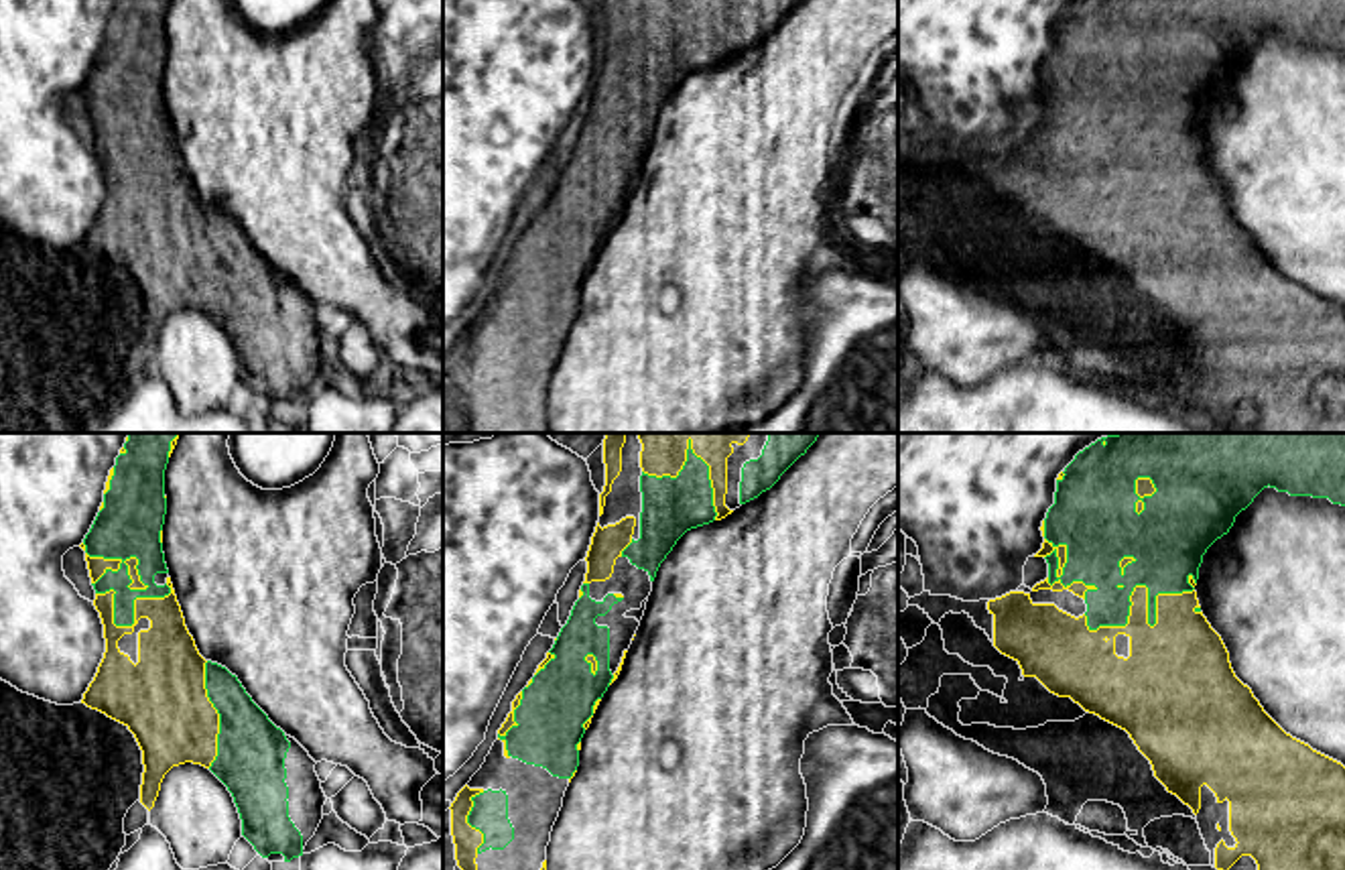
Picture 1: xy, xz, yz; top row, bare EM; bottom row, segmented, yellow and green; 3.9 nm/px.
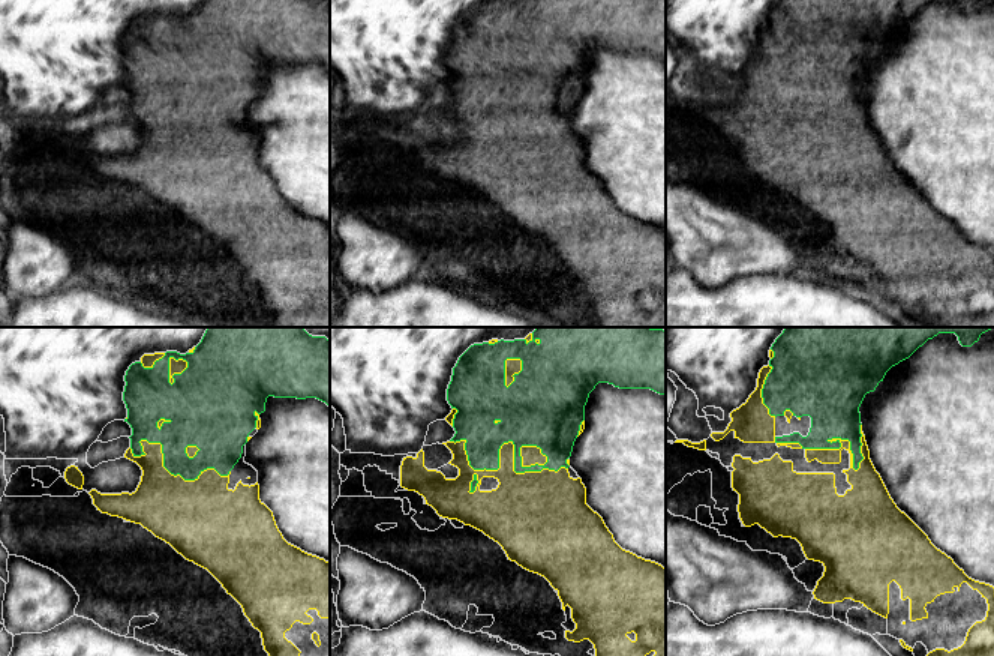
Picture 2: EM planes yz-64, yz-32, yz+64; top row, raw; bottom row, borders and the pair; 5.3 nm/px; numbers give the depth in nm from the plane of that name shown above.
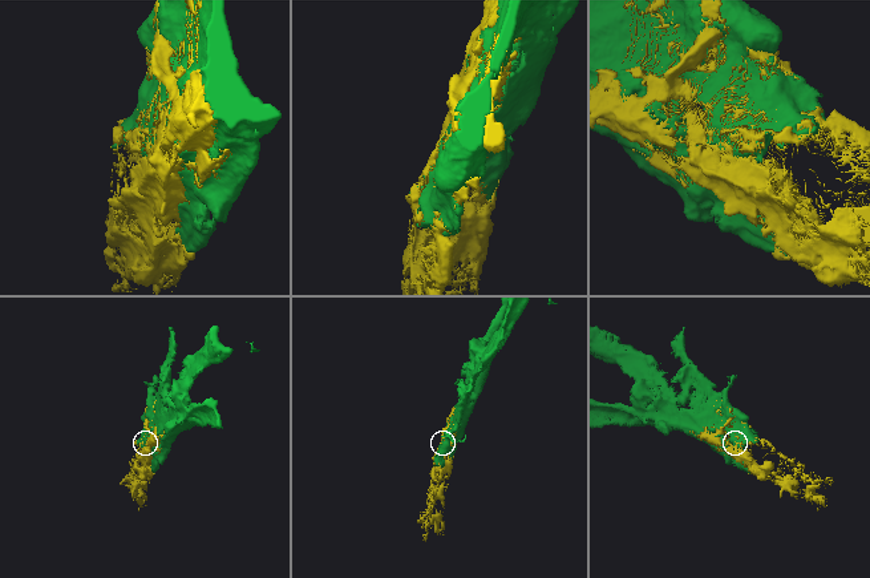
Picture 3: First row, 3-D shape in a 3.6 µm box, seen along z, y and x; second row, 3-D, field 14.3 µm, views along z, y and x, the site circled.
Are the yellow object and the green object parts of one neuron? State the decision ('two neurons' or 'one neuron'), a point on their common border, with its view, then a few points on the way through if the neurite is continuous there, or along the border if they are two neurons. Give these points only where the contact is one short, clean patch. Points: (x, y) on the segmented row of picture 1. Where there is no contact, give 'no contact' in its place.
one neuron | yz (1146, 600)

